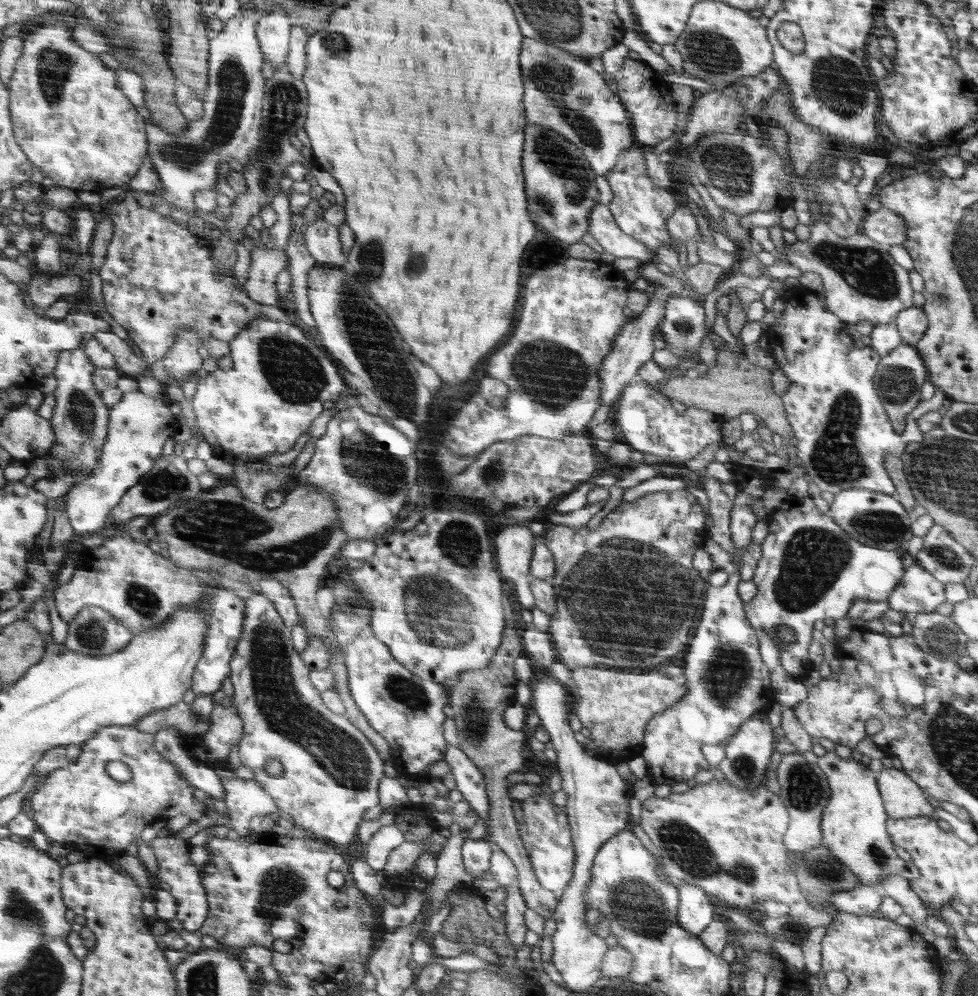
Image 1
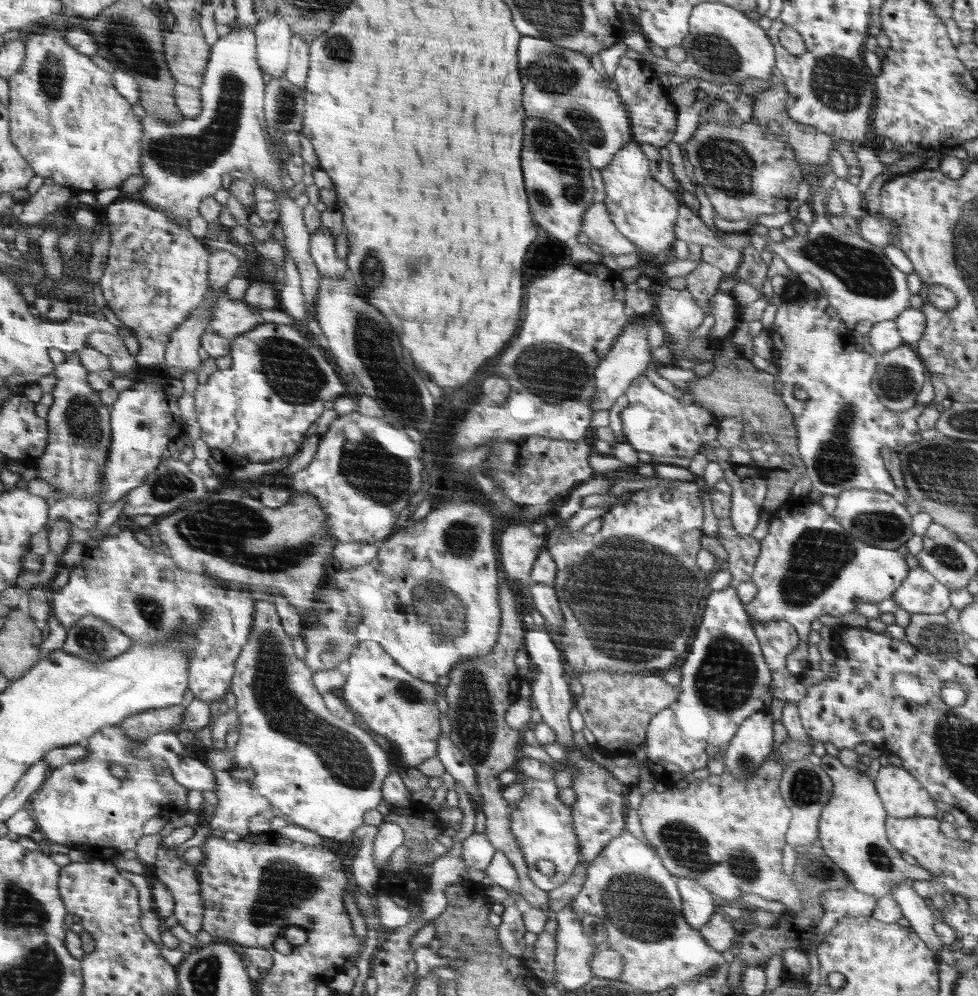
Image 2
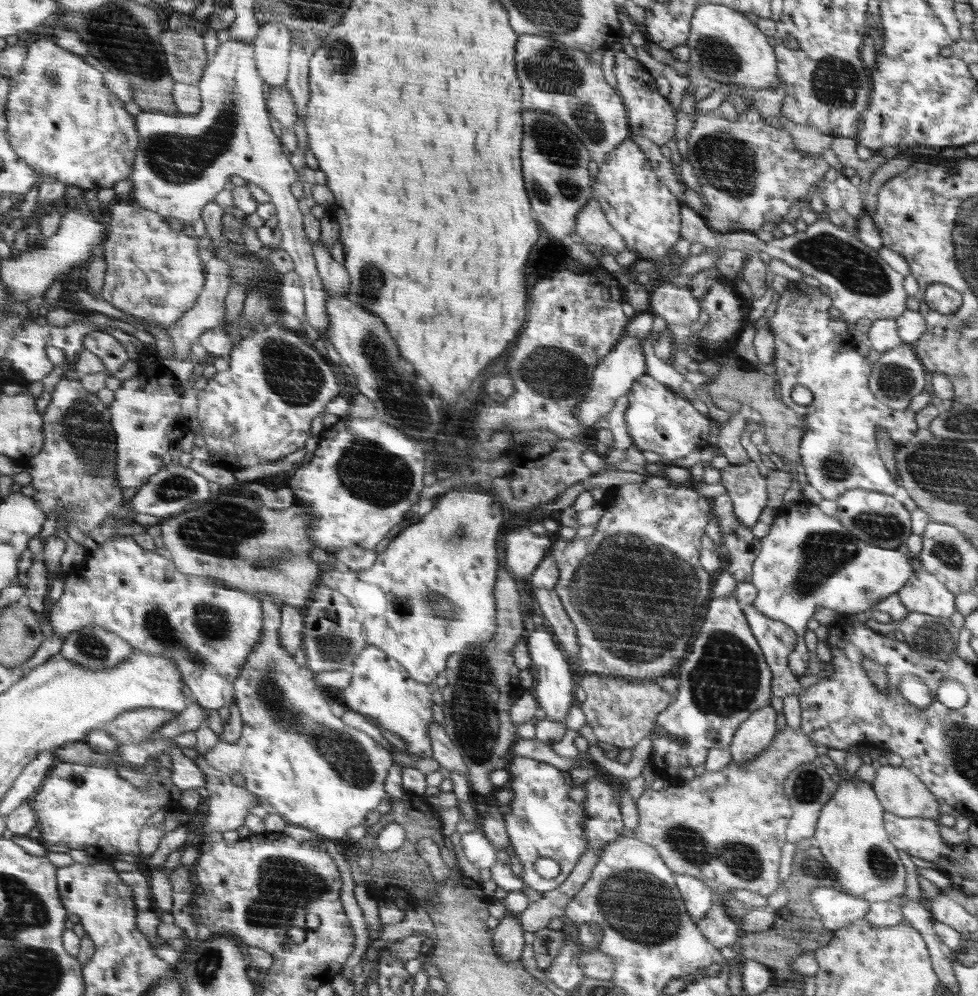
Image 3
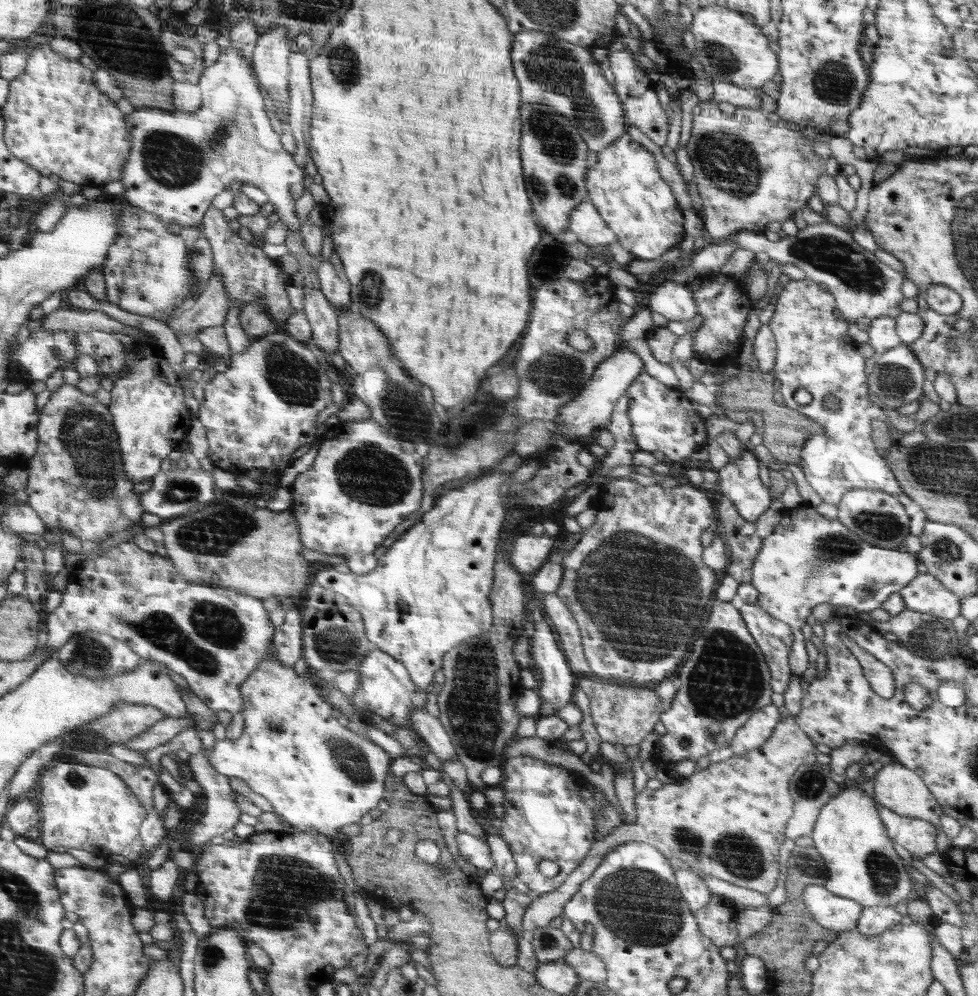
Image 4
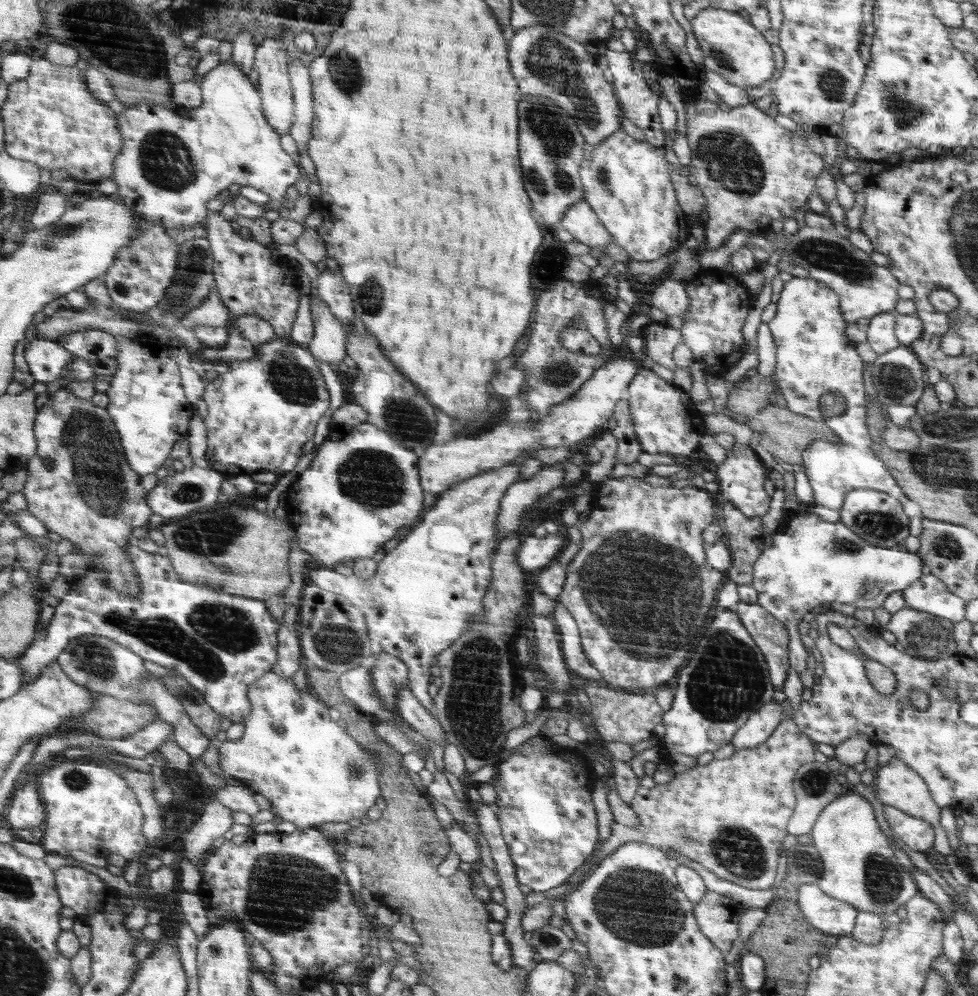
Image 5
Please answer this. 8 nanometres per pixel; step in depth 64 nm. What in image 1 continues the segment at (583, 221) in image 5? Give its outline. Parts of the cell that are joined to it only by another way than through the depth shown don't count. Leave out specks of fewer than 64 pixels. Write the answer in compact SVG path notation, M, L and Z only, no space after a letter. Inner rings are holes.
M598 203L590 214L588 234L604 248L604 251L618 258L633 258L641 265L650 262L654 252L650 251L643 242L619 229L611 209L607 205Z

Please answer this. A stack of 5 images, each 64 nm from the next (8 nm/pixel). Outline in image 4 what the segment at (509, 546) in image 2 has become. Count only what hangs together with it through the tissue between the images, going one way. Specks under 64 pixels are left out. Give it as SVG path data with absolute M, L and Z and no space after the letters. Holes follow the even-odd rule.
M525 533L520 536L510 537L513 540L513 546L510 550L510 562L519 573L529 573L540 569L551 557L554 557L554 551L557 545L557 539L554 536L544 534L543 536L534 536L534 534Z

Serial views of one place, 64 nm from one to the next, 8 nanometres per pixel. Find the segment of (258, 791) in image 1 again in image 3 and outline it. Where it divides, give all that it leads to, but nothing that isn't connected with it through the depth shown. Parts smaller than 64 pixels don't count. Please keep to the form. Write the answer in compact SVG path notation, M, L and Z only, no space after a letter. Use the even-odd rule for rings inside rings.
M200 753L195 759L202 770L207 774L207 790L210 797L210 816L200 833L201 843L208 840L212 832L228 832L238 830L246 824L246 818L253 806L260 805L256 794L247 789L247 785L238 786L232 782L232 775L214 768L205 754Z

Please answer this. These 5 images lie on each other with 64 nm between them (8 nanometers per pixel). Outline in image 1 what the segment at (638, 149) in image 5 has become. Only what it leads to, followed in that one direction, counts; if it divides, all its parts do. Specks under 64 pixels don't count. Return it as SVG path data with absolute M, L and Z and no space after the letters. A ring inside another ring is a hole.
M636 147L625 150L621 154L614 170L605 174L613 194L607 206L610 207L620 230L643 242L650 251L654 252L654 248L668 242L671 233L667 228L669 216L675 212L678 204L670 192L666 192L664 187L658 186L649 174L646 174L646 165L642 150Z

